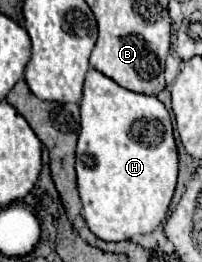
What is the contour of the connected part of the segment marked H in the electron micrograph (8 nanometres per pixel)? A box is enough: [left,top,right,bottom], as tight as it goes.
[76,68,177,242]

